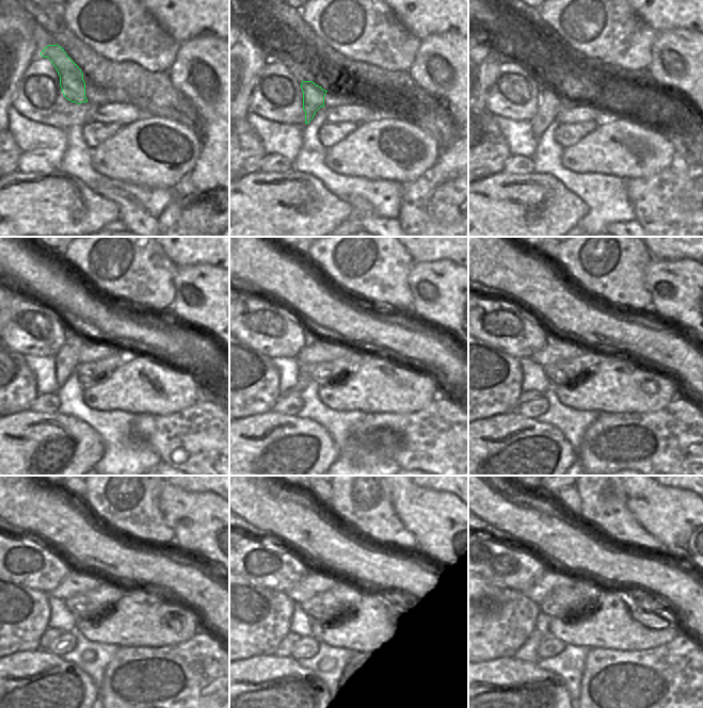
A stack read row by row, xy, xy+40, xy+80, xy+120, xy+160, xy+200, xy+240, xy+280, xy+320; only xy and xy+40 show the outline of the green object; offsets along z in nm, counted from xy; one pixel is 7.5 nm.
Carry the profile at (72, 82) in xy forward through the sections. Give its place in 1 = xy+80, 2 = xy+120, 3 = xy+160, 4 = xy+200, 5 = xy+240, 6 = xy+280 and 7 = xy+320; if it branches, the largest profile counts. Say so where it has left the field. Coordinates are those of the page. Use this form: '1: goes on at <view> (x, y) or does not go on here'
1: goes on at xy+80 (549, 103)
2: goes on at xy+120 (66, 360)
3: goes on at xy+160 (304, 377)
4: goes on at xy+200 (530, 395)
5: goes on at xy+240 (50, 634)
6: goes on at xy+280 (285, 648)
7: goes on at xy+320 (528, 652)

